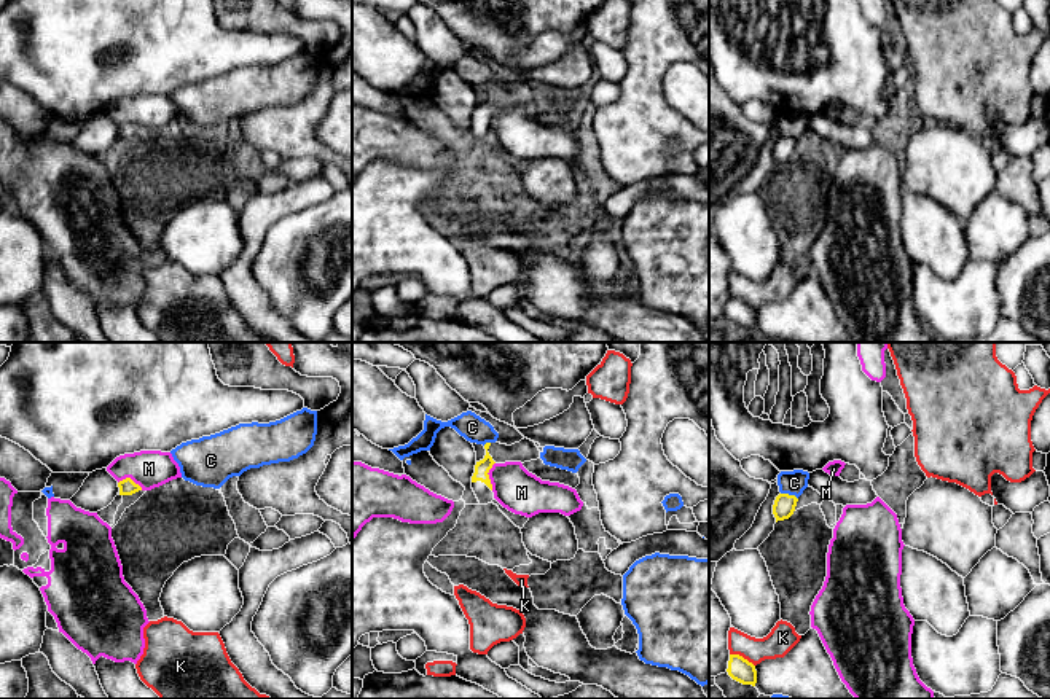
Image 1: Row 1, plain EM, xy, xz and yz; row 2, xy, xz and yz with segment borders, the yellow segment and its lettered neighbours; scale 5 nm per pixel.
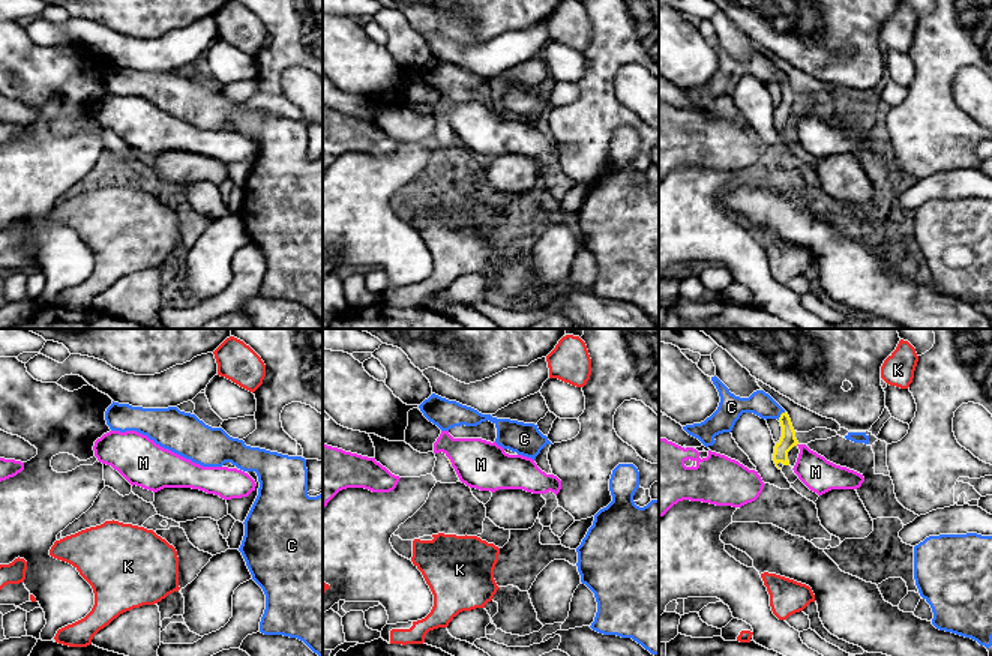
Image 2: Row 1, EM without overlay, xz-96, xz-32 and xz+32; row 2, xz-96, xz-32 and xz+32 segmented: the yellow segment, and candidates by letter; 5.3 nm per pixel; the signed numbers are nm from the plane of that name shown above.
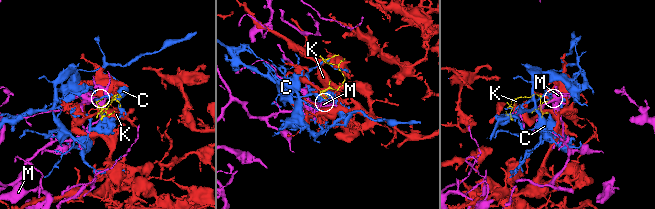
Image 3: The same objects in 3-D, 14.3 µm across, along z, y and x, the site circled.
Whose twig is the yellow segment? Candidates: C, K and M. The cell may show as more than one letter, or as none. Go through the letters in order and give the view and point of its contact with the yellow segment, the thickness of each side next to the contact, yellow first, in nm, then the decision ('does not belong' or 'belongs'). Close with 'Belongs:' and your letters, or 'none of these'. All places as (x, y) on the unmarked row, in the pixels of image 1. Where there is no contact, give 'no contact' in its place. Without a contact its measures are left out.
C: contact yz (787, 137); calibres 110 and 120 nm; does not belong
K: contact yz (741, 300); calibres 120 and 140 nm; does not belong
M: contact xz (488, 120); calibres 80 and 220 nm; does not belong
Belongs: none of these

